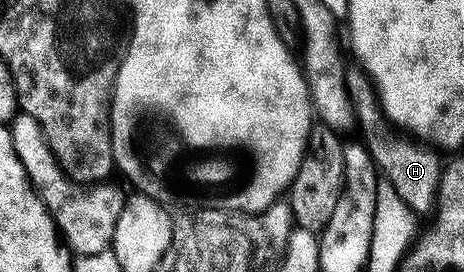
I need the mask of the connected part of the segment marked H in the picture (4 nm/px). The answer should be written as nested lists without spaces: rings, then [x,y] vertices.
[[[356,66],[352,69],[349,67],[344,73],[344,78],[348,96],[355,110],[356,126],[357,129],[360,128],[359,135],[362,143],[370,150],[372,161],[383,179],[390,181],[394,190],[397,190],[398,196],[414,214],[431,213],[438,200],[440,178],[443,172],[444,164],[438,156],[440,154],[431,145],[418,140],[412,142],[406,136],[407,133],[395,128],[390,118],[384,113],[375,85],[363,69]]]

